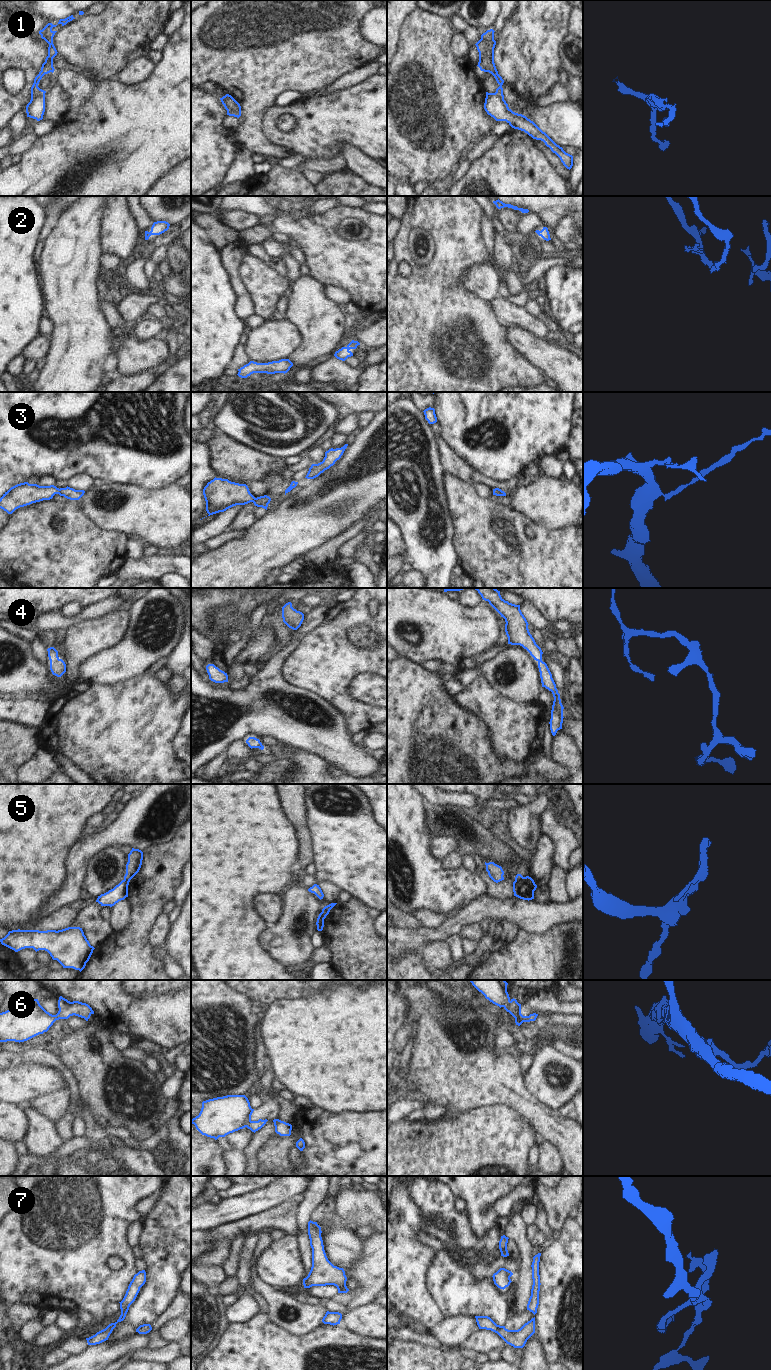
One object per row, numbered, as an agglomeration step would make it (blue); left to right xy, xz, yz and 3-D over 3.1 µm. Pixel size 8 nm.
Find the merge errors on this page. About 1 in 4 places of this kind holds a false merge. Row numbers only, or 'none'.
1, 5.

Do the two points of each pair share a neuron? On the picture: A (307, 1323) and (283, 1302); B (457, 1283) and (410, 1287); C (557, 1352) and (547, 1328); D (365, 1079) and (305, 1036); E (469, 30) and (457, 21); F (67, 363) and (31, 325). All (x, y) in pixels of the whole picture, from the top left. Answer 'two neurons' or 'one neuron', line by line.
A: one neuron
B: two neurons
C: one neuron
D: one neuron
E: one neuron
F: two neurons

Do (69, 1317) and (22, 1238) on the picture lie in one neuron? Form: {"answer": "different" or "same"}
{"answer": "different"}

